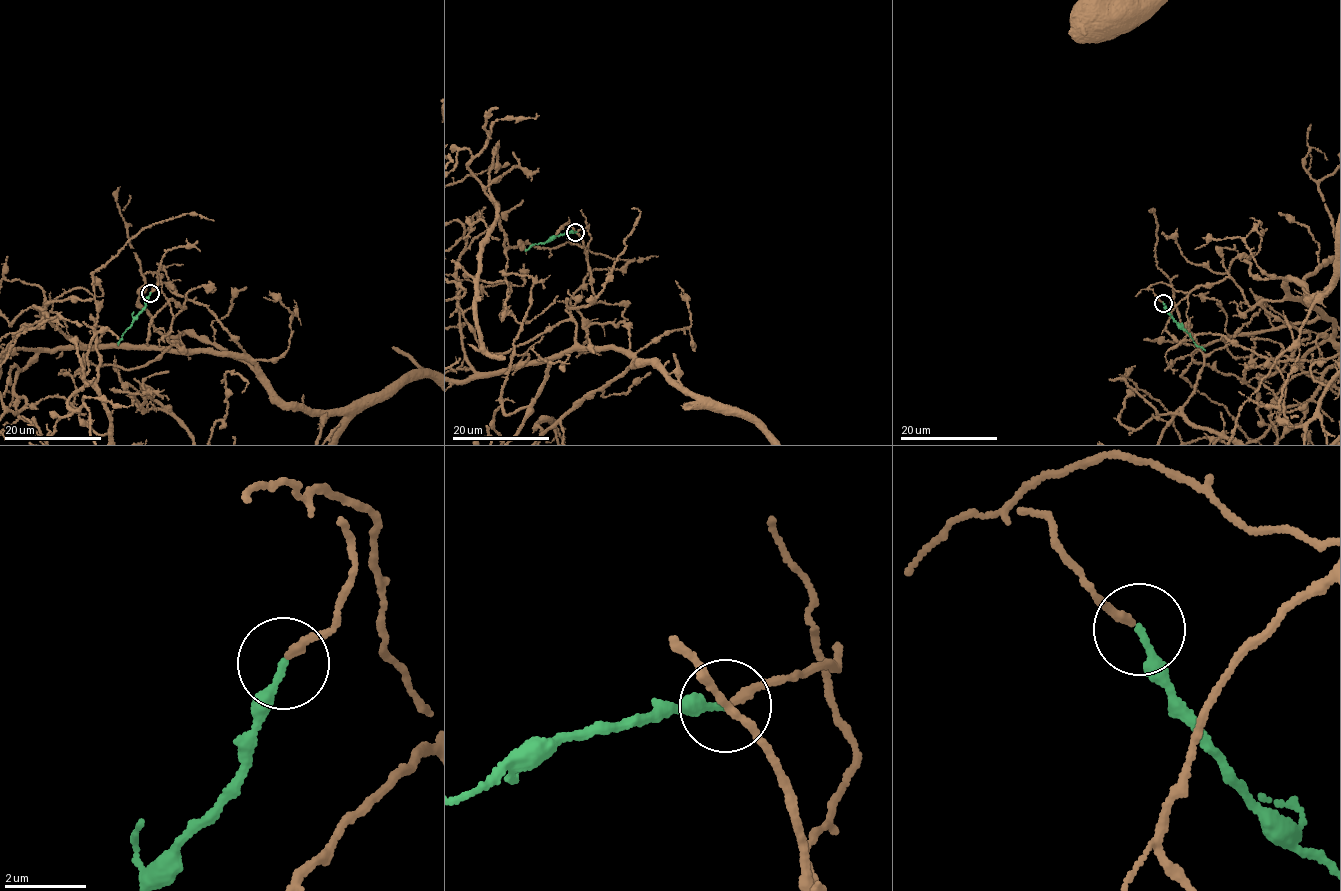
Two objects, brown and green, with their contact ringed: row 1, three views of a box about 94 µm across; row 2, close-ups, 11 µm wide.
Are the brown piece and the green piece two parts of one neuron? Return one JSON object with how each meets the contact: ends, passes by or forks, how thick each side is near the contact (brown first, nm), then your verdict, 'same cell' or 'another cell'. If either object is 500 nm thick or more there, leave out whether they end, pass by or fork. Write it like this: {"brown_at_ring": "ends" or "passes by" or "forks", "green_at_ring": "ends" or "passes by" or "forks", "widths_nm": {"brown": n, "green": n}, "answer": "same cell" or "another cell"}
{"brown_at_ring": "ends", "green_at_ring": "ends", "widths_nm": {"brown": 200, "green": 200}, "answer": "same cell"}

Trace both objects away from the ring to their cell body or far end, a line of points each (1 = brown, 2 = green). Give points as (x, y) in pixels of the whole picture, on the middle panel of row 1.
1: (577, 232), (596, 300), (567, 310), (575, 341), (752, 420)
2: (575, 231), (535, 243), (525, 250)

